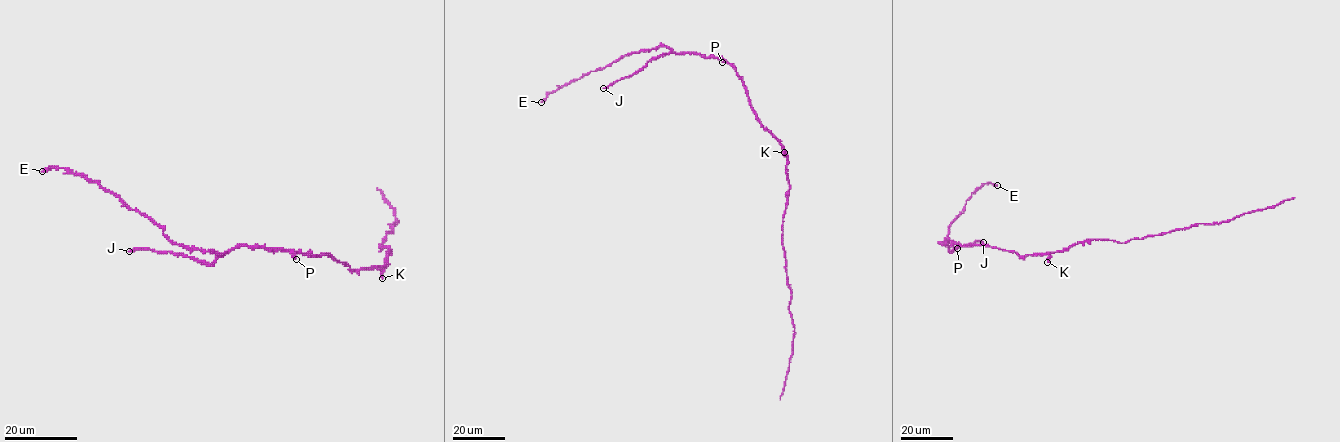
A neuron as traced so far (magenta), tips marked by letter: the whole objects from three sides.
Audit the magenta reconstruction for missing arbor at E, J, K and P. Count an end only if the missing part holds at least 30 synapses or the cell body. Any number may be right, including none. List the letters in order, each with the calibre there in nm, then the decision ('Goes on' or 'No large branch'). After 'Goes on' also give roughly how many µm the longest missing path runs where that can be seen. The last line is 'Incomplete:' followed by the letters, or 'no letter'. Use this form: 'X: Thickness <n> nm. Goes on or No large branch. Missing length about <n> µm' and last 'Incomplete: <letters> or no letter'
E: Thickness 360 nm. No large branch
J: Thickness 260 nm. Goes on. Missing length about 45 µm
K: Thickness 440 nm. No large branch
P: Thickness 140 nm. No large branch
Incomplete: J

